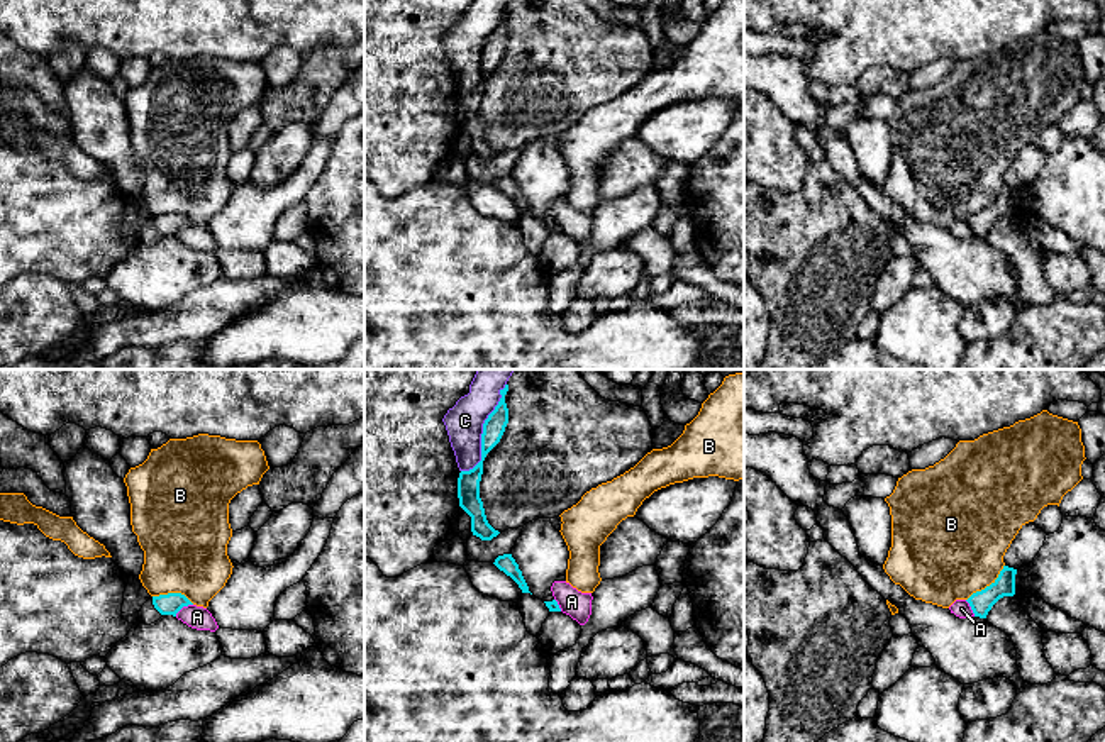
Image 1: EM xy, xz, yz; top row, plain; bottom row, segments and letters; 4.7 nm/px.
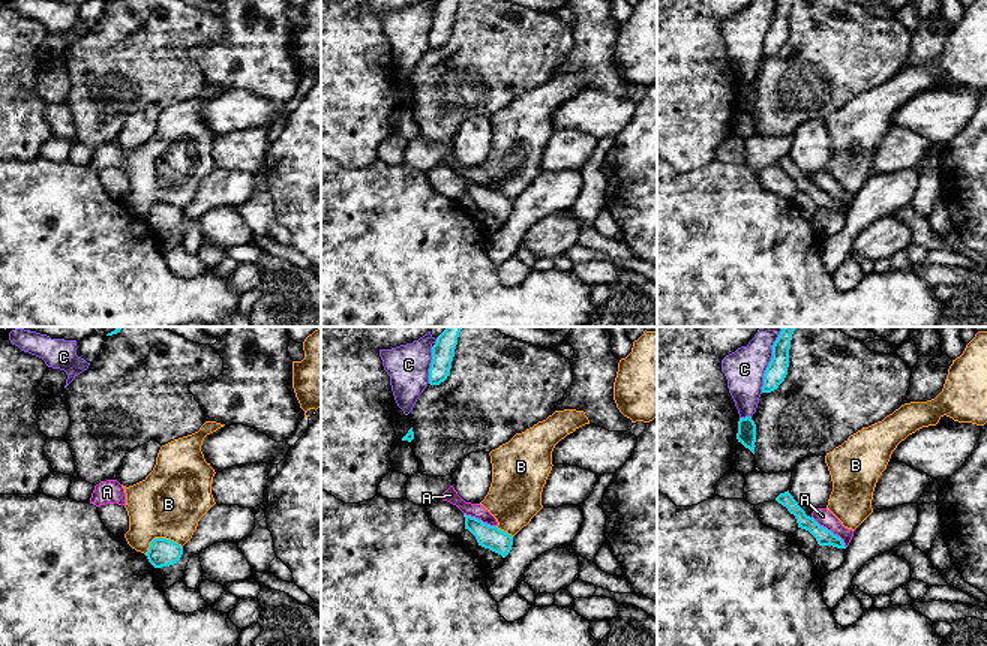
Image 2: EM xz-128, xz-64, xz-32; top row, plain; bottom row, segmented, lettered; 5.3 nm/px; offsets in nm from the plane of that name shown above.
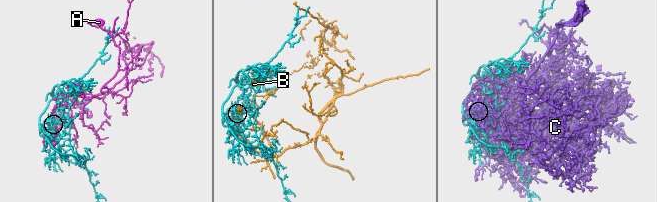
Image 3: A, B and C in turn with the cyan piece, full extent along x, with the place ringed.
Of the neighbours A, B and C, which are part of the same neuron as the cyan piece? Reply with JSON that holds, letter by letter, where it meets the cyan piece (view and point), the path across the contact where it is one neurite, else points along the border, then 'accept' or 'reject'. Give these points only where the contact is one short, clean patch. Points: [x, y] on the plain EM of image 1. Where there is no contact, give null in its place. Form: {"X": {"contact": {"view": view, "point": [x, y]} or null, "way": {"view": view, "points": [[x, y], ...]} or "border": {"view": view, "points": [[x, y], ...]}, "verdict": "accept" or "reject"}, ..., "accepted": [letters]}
{"A": {"contact": {"view": "xy", "point": [183, 226]}, "border": {"view": "xy", "points": [[192, 224], [175, 236]]}, "verdict": "reject"}, "B": {"contact": {"view": "yz", "point": [987, 207]}, "border": {"view": "yz", "points": [[1004, 185], [988, 205], [977, 210], [966, 221]]}, "verdict": "reject"}, "C": {"contact": {"view": "xz", "point": [483, 51]}, "verdict": "reject"}, "accepted": []}

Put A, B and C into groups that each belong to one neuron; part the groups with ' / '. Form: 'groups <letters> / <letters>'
groups A / B / C

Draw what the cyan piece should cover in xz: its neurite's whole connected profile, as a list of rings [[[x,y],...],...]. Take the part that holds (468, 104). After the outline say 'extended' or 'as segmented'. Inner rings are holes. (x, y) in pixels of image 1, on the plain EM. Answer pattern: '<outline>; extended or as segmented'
[[[508,5],[500,10],[500,22],[483,44],[481,54],[481,81],[469,91],[461,91],[458,98],[459,127],[471,137],[471,152],[481,161],[491,161],[500,152],[495,151],[485,136],[483,122],[480,119],[480,102],[483,95],[483,81],[486,75],[500,63],[508,44],[508,29],[505,15]]]; as segmented

